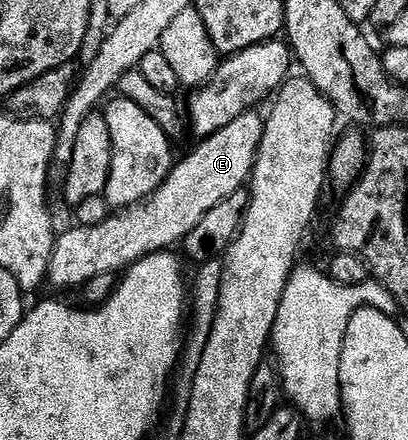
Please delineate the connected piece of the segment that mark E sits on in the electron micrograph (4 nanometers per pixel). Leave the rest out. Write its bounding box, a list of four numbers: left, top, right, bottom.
[48,111,265,289]

